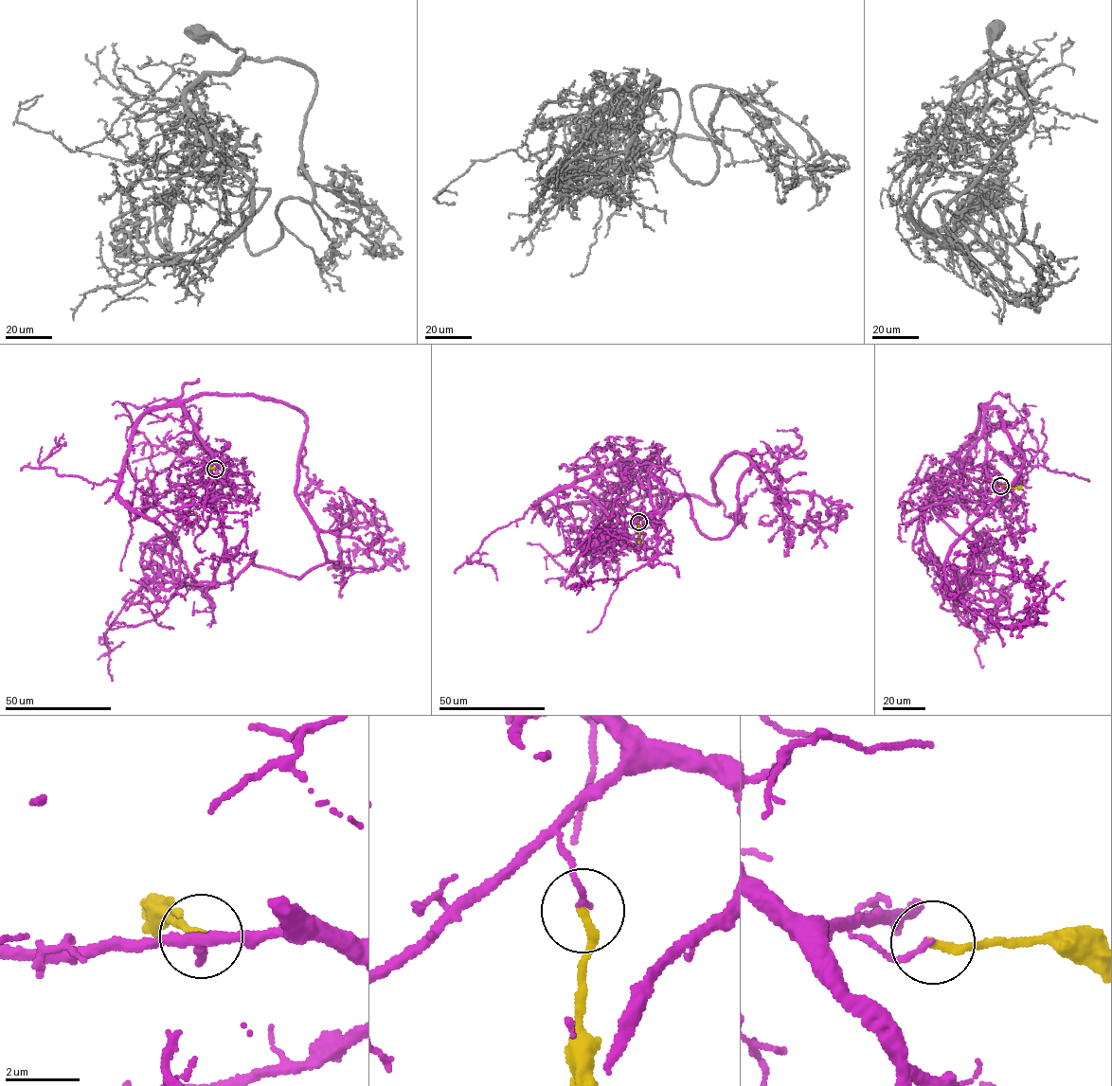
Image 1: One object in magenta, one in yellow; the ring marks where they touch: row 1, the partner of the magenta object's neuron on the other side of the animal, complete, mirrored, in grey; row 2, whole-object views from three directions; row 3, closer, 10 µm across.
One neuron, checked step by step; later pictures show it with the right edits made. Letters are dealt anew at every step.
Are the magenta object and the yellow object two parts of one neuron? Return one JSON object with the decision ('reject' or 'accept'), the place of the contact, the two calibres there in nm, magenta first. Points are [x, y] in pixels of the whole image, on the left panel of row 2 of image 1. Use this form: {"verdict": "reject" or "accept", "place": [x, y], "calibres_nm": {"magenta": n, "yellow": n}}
{"verdict": "reject", "place": [215, 469], "calibres_nm": {"magenta": 160, "yellow": 240}}

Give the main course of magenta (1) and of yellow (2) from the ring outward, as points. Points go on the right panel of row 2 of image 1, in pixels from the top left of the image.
1: (999, 486), (1008, 512), (1023, 504), (931, 503), (983, 560), (963, 590), (999, 603), (1013, 581), (977, 631)
2: (1000, 486), (1021, 489)

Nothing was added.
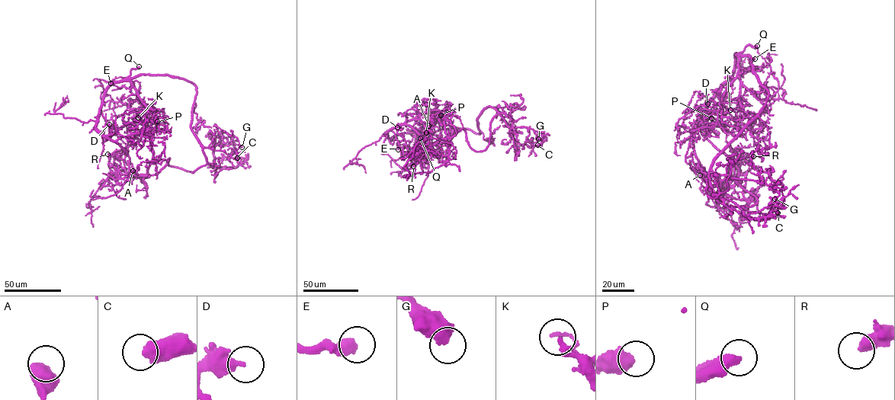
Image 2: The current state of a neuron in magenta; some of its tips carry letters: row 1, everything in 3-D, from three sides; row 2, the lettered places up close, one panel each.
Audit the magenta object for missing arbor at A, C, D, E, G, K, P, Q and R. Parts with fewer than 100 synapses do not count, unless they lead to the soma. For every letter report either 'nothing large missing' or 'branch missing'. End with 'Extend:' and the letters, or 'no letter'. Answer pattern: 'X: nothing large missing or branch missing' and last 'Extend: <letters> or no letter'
A: nothing large missing
C: nothing large missing
D: nothing large missing
E: nothing large missing
G: nothing large missing
K: nothing large missing
P: nothing large missing
Q: branch missing
R: nothing large missing
Extend: Q

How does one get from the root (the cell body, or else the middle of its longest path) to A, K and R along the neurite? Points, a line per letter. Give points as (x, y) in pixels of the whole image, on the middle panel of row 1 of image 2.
A: (453, 116), (447, 123), (444, 123), (448, 138), (433, 139), (428, 132), (428, 126)
K: (453, 116), (449, 121), (439, 111), (432, 110), (386, 132), (390, 140), (404, 132), (426, 132)
R: (453, 116), (447, 123), (444, 123), (448, 138), (425, 140), (421, 154), (412, 157), (415, 164), (413, 166)

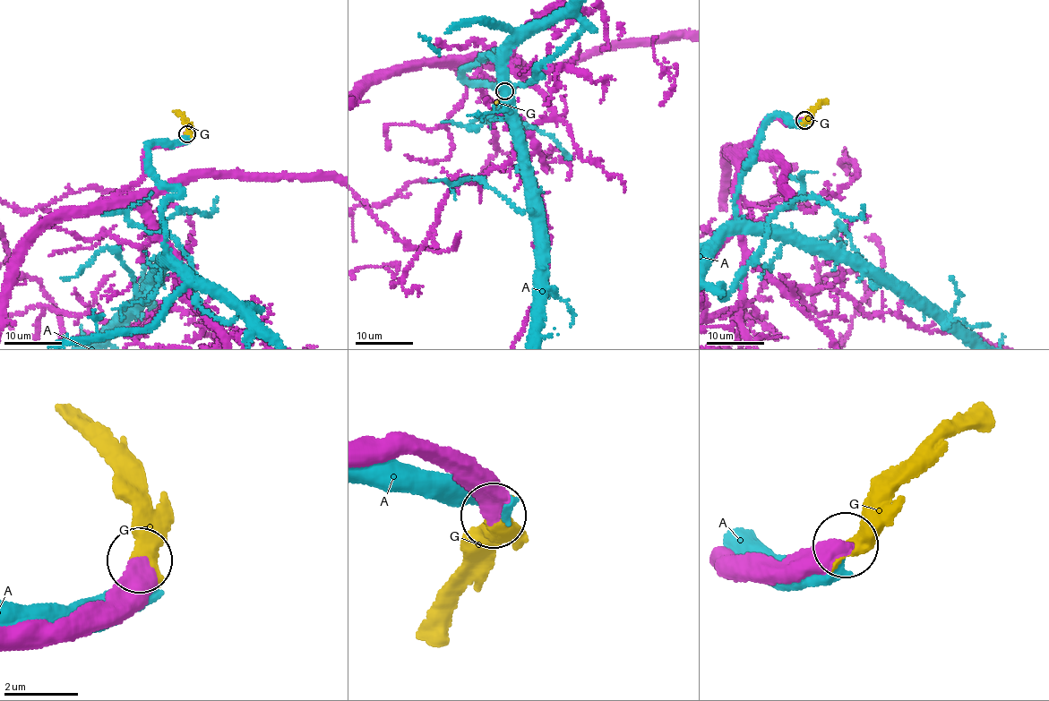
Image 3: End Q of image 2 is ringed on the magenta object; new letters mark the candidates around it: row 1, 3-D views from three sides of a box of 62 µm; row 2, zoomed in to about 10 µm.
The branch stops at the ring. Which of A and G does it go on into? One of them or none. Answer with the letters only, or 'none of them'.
G

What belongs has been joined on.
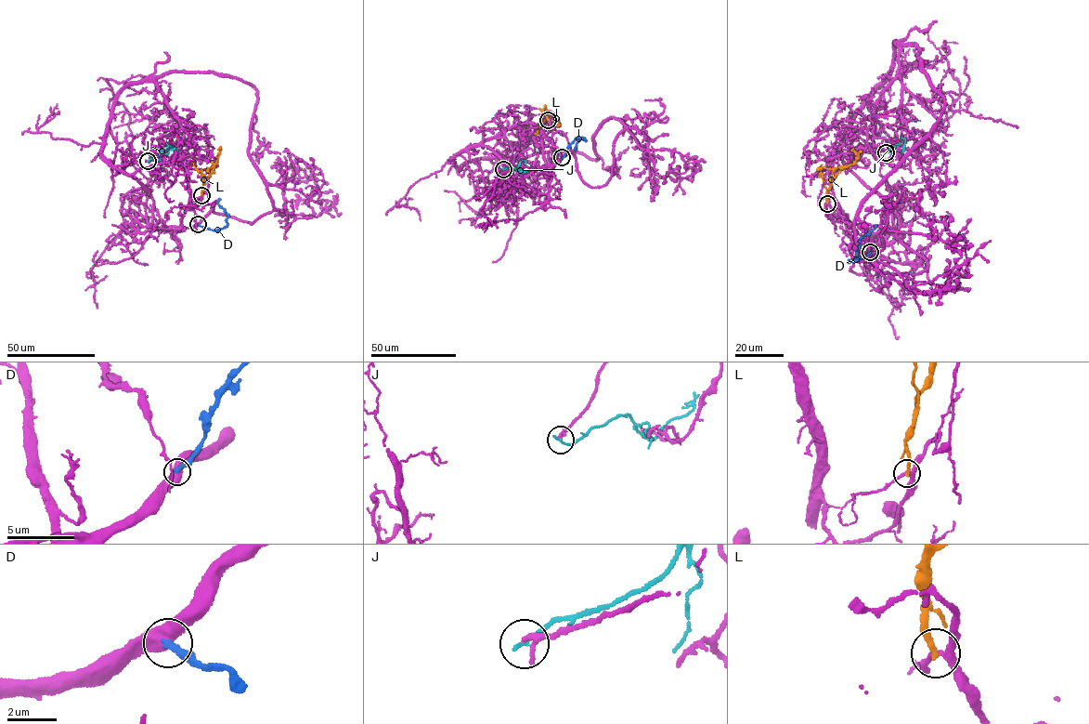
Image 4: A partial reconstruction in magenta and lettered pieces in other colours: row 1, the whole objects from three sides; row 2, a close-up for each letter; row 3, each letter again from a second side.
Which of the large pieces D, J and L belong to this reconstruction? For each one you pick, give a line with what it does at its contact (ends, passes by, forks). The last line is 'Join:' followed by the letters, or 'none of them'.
Join: none of them

